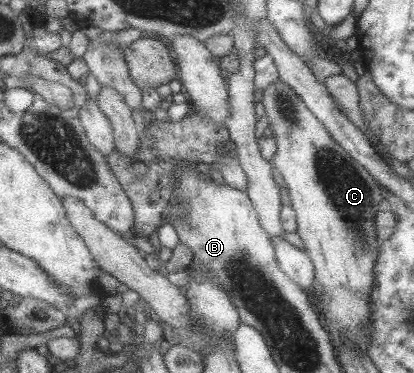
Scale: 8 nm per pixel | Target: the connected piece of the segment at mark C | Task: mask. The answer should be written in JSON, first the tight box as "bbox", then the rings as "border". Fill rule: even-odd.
{"bbox":[261,79,389,352],"border":[[[278,79],[276,83],[272,83],[268,89],[263,92],[263,99],[261,103],[264,105],[265,113],[267,119],[269,120],[269,127],[273,130],[273,138],[277,143],[277,150],[275,155],[272,157],[272,163],[281,174],[283,179],[287,184],[287,187],[290,190],[290,197],[292,198],[292,206],[297,211],[297,222],[298,229],[297,233],[300,235],[305,250],[311,255],[315,265],[315,274],[318,285],[320,285],[323,290],[326,292],[326,295],[316,295],[317,302],[320,304],[320,307],[324,309],[324,315],[328,316],[329,324],[335,330],[336,335],[344,338],[349,344],[352,344],[357,350],[364,350],[367,352],[367,347],[371,342],[371,333],[369,329],[371,328],[372,321],[369,321],[370,308],[369,308],[369,297],[370,292],[374,290],[374,279],[376,279],[375,267],[378,257],[380,257],[381,252],[381,243],[382,241],[377,237],[375,223],[377,218],[377,213],[382,210],[386,210],[389,207],[387,199],[385,199],[388,190],[382,186],[379,181],[371,174],[366,166],[363,166],[359,161],[353,158],[353,155],[348,153],[330,133],[329,129],[326,129],[323,121],[318,119],[318,116],[306,105],[305,99],[288,83],[284,83],[282,79]]]}

